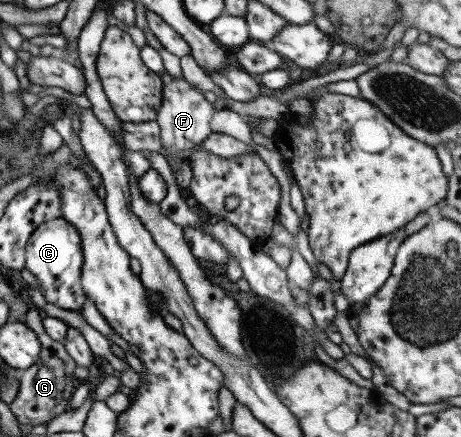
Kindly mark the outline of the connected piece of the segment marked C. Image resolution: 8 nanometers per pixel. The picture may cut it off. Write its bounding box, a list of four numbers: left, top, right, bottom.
[24,216,85,310]

